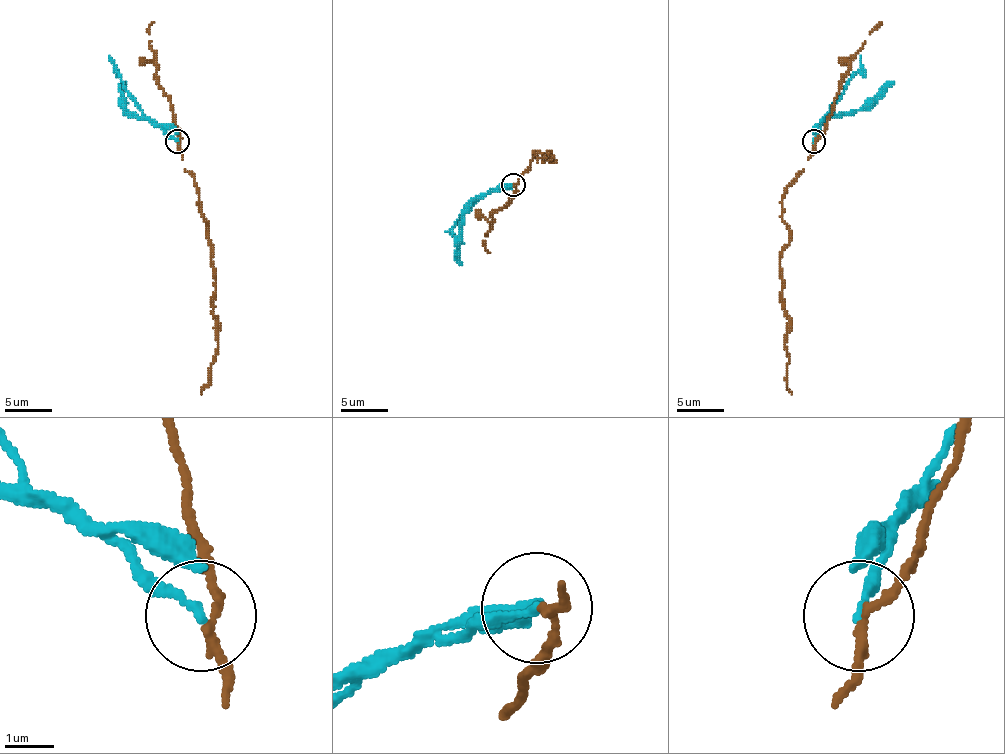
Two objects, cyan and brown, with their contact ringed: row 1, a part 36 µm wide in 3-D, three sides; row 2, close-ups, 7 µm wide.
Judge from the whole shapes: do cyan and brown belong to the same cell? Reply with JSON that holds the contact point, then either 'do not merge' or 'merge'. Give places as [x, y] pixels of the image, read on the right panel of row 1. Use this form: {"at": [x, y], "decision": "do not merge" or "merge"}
{"at": [813, 141], "decision": "do not merge"}

